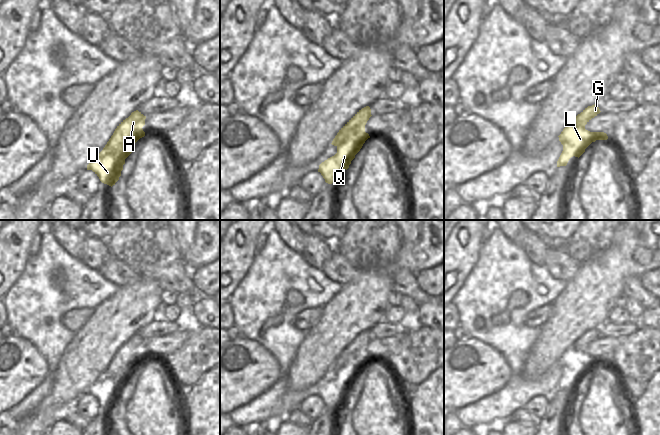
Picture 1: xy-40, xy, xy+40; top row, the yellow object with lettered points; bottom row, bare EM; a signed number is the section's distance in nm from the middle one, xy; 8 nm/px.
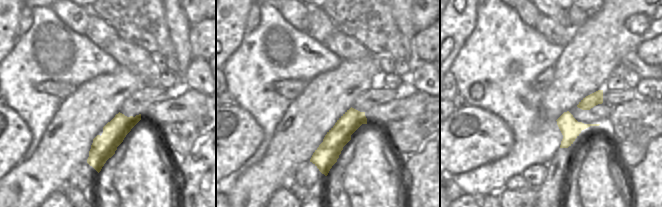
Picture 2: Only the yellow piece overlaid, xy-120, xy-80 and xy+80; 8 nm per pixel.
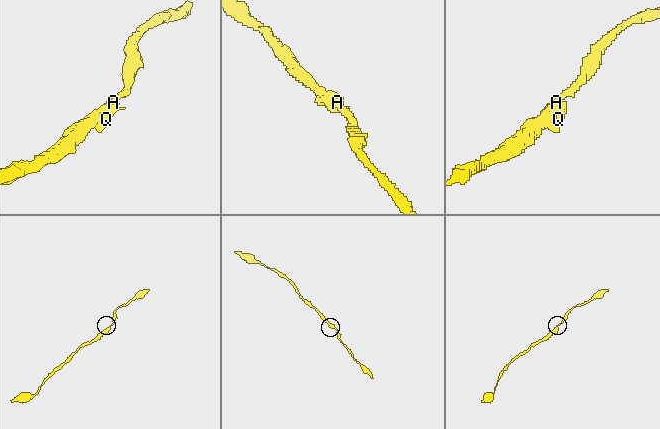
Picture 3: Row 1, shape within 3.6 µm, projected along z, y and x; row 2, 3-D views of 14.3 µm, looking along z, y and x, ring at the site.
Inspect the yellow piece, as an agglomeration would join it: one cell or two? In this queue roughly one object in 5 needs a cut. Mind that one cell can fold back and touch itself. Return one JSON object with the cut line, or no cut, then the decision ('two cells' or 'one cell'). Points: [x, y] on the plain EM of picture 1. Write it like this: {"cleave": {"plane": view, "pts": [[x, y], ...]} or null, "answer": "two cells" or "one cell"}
{"cleave": null, "answer": "one cell"}

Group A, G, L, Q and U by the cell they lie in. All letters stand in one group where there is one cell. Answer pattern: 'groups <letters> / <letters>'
groups A G L Q U

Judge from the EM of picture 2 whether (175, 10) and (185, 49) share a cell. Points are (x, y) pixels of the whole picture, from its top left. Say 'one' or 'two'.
one

